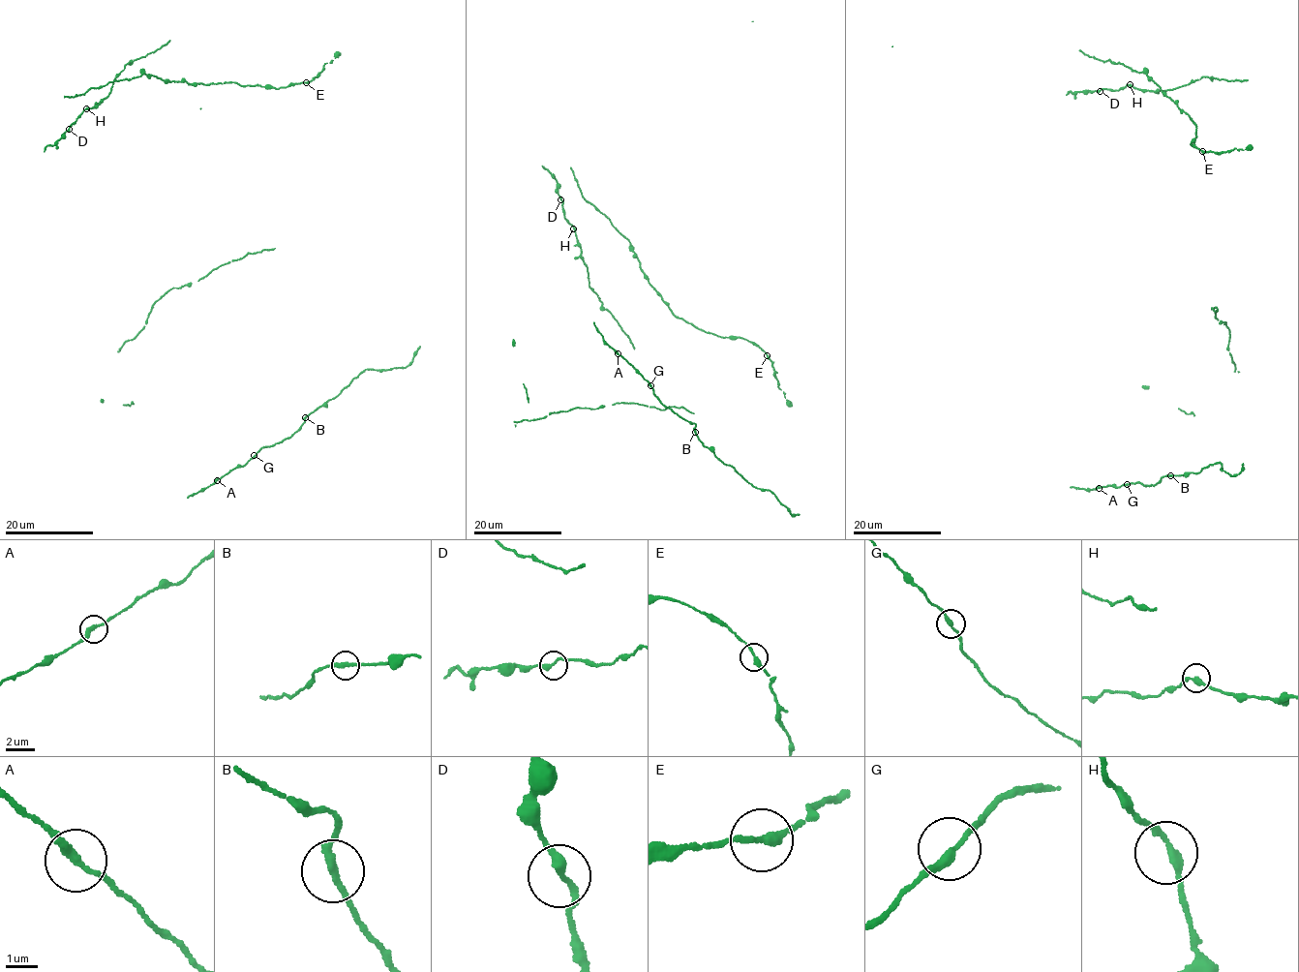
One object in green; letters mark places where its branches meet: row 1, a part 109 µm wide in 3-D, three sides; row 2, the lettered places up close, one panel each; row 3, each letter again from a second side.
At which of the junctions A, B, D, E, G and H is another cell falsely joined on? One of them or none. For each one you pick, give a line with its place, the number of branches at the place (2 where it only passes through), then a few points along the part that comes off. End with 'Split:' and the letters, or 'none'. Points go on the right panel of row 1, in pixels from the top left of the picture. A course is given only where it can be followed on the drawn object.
Split: none

